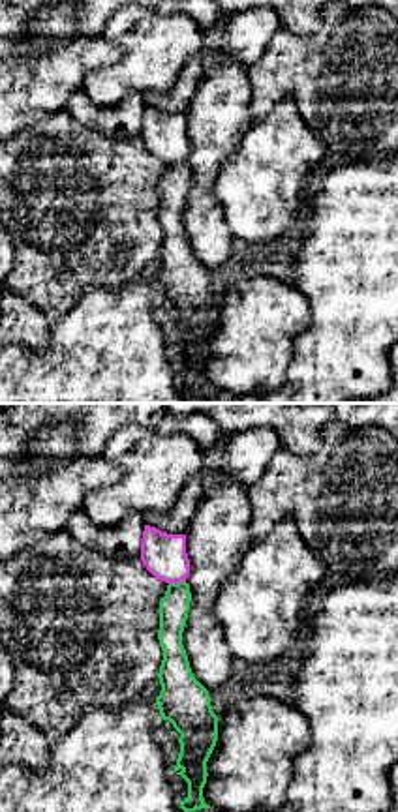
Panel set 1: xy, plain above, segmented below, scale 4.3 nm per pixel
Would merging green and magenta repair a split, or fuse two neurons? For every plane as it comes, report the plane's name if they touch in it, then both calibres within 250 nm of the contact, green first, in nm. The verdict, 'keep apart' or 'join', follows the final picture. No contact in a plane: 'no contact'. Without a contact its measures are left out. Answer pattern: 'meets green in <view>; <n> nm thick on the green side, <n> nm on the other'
meets green in xy; 130 nm thick on the green side, 190 nm on the other

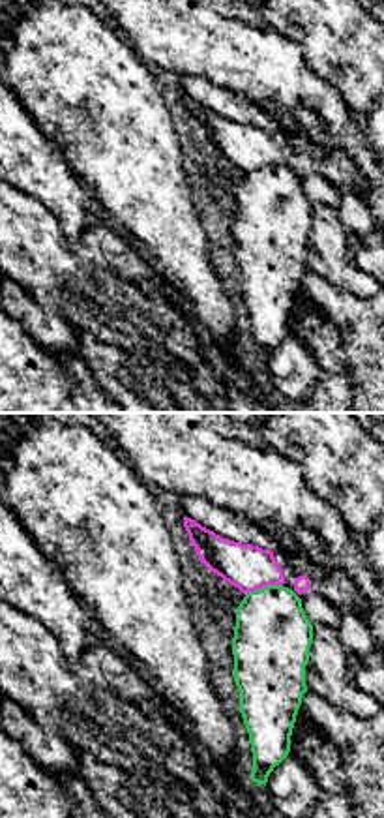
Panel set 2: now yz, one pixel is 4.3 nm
meets green in yz; 340 nm thick on the green side, 200 nm on the other

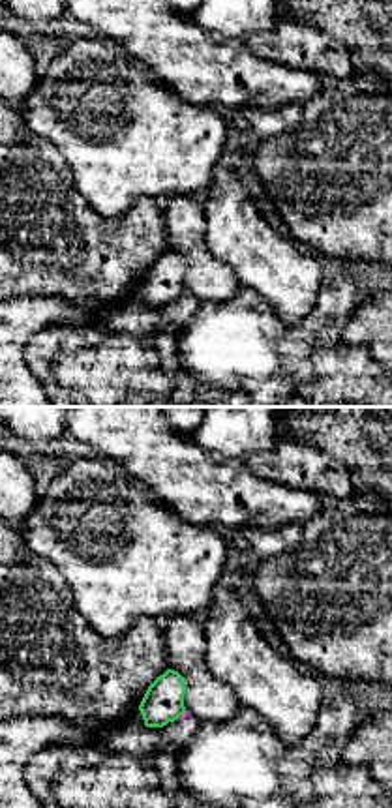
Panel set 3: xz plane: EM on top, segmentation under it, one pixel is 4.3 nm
meets green in xz; 180 nm thick on the green side, 20 nm on the other

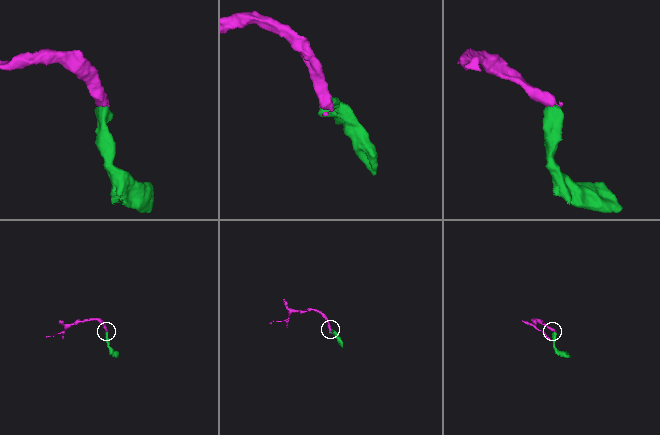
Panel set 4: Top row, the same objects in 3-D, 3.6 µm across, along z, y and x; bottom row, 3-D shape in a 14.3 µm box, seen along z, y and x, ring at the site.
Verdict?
keep apart

